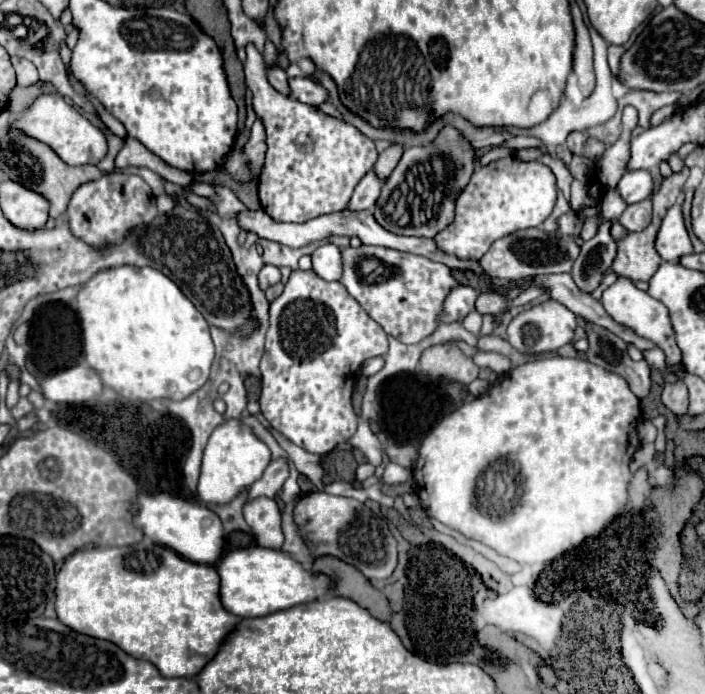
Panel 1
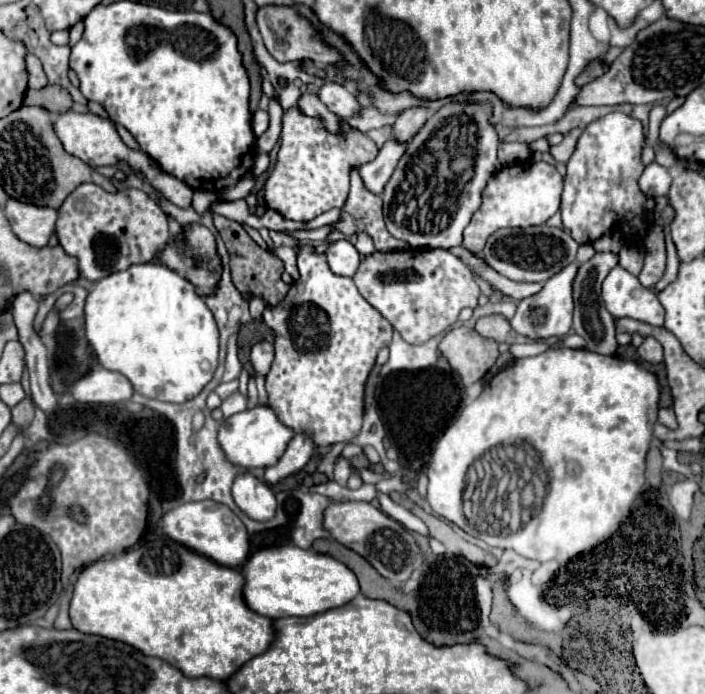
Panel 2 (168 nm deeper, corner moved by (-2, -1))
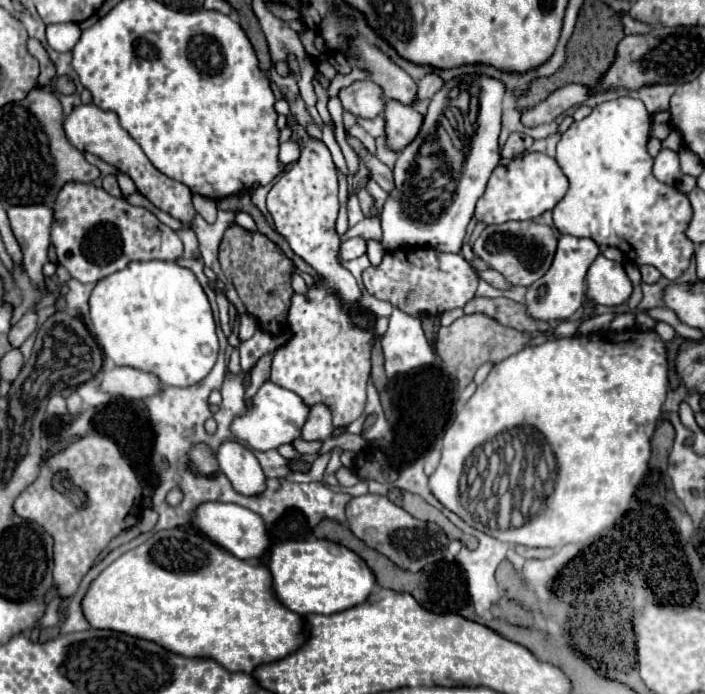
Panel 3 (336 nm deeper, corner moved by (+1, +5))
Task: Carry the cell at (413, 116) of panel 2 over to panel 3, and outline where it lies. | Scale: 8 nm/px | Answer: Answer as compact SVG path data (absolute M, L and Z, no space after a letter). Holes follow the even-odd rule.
M428 73L418 81L418 85L420 85L420 101L424 101L430 99L444 85L444 81L436 73Z

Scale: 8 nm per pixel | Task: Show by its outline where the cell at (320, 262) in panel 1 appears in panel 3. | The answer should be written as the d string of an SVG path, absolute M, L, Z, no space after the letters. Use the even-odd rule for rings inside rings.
M352 237L340 245L340 257L342 259L356 259L364 253L366 253L366 239L364 237Z

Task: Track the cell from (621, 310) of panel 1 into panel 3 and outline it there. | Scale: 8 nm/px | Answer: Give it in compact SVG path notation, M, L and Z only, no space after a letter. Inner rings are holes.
M598 255L588 267L586 283L586 299L598 305L618 307L632 295L632 283L624 267L616 261L606 259L604 255Z

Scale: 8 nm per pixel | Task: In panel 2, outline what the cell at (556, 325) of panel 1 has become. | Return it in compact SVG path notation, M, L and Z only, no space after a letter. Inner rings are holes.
M571 263L567 265L561 273L553 275L545 285L543 289L537 293L537 295L531 295L527 299L523 299L519 305L517 305L517 313L515 317L511 319L511 327L523 335L523 337L529 337L529 339L547 339L547 337L565 337L569 331L571 331L571 317L573 317L573 299L571 299L571 283L575 279L575 271L577 271L577 265Z

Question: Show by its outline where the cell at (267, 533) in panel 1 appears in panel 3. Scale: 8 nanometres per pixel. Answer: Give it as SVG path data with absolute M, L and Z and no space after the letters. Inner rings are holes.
M226 439L220 443L216 457L218 457L220 471L230 479L232 487L238 493L258 495L264 491L266 477L250 447L234 439Z

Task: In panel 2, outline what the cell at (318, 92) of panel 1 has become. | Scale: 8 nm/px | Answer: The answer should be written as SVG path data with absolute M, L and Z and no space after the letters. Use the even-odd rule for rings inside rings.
M333 81L323 83L317 89L317 97L339 119L347 119L351 115L357 115L357 111L359 111L355 95L349 89L345 89L341 83L333 83Z

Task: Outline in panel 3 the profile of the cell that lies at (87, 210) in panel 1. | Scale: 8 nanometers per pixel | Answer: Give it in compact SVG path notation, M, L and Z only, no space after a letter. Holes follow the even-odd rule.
M92 183L64 185L52 209L52 245L56 247L58 263L80 283L96 283L132 261L178 261L184 253L180 237L150 211L132 207L128 201L108 195Z

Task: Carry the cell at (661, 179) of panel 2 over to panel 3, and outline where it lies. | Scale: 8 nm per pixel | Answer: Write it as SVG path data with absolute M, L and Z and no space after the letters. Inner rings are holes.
M662 149L654 159L654 177L662 183L674 183L680 177L680 161L678 153L672 149Z

